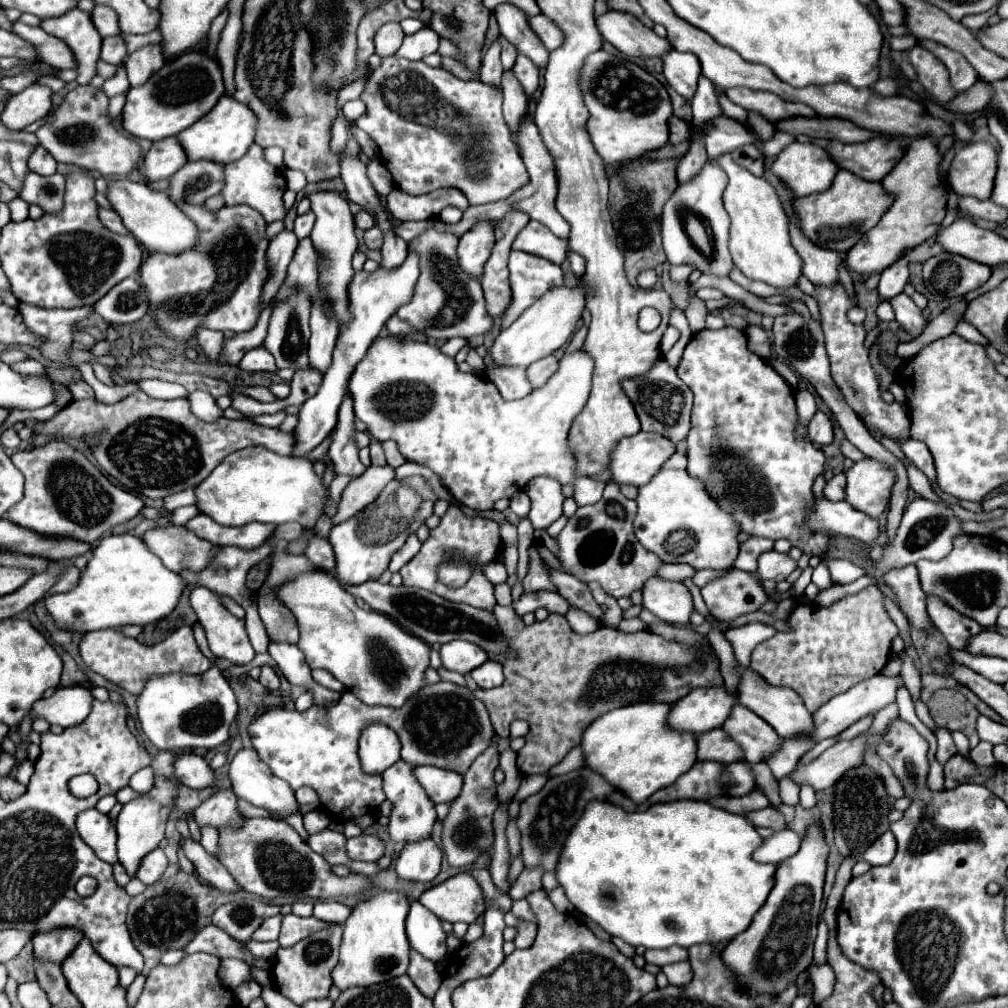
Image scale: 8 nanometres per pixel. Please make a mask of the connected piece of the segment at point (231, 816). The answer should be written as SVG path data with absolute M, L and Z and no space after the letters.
M219 788L217 792L211 794L195 812L195 822L199 826L239 826L243 822L243 816L237 812L237 796L233 794L231 788Z

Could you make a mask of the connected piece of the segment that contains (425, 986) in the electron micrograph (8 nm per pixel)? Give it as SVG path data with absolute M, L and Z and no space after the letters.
M411 950L411 964L409 964L407 974L423 996L429 996L429 998L435 996L435 992L441 984L441 972L437 970L437 966L433 962L425 960L415 950Z

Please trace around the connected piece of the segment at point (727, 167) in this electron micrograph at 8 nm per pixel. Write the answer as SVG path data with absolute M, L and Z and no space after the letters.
M729 154L715 158L727 176L729 184L723 192L723 206L731 218L729 250L733 264L751 280L765 282L777 290L797 288L797 280L803 276L803 260L795 252L789 236L789 216L777 196L777 190L765 180L757 178L745 168L737 166Z

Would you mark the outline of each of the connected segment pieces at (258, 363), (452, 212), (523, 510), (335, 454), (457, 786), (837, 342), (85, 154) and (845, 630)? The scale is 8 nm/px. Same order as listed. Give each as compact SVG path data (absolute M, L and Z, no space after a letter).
M257 346L257 348L249 350L249 352L243 356L243 360L239 362L239 366L241 366L243 370L247 370L247 372L261 372L261 370L265 370L265 372L275 372L275 370L277 370L271 352L267 352L263 346Z
M447 206L447 208L443 208L443 212L439 214L439 218L445 220L447 224L457 224L457 222L461 220L461 216L463 216L463 212L461 212L459 208L455 208L455 206Z
M517 492L517 494L511 498L511 510L513 510L517 516L525 518L527 512L529 512L529 496L527 496L525 492Z
M347 394L341 408L339 408L339 422L333 434L333 442L329 446L329 458L335 464L335 474L347 474L351 478L359 478L367 468L361 464L357 452L359 448L353 442L353 418L351 412L351 396Z
M417 766L415 776L435 804L453 802L463 788L463 776L453 770L443 770L437 766Z
M835 284L835 288L817 288L817 302L821 308L821 326L825 332L825 348L831 360L831 376L837 382L839 390L843 392L847 404L861 416L861 420L869 426L875 426L885 436L895 438L899 444L909 440L909 414L907 406L901 402L887 404L881 400L881 390L877 384L877 376L869 362L869 350L863 346L865 342L865 328L863 324L851 324L847 320L847 310L855 306L843 290L843 284Z
M77 86L35 132L39 146L43 146L57 162L77 164L85 170L99 170L103 176L131 172L139 162L139 144L133 136L127 136L121 128L111 124L107 116L107 102L109 98L101 88Z
M875 584L863 588L857 594L843 596L841 600L833 602L827 608L816 608L813 602L798 603L786 620L791 624L793 632L777 632L773 638L757 646L751 654L751 668L775 686L793 688L801 696L809 712L815 712L815 708L825 704L835 694L849 690L857 682L879 674L881 668L887 664L891 652L891 640L897 636L897 626L891 620L889 612L885 610L885 594Z

